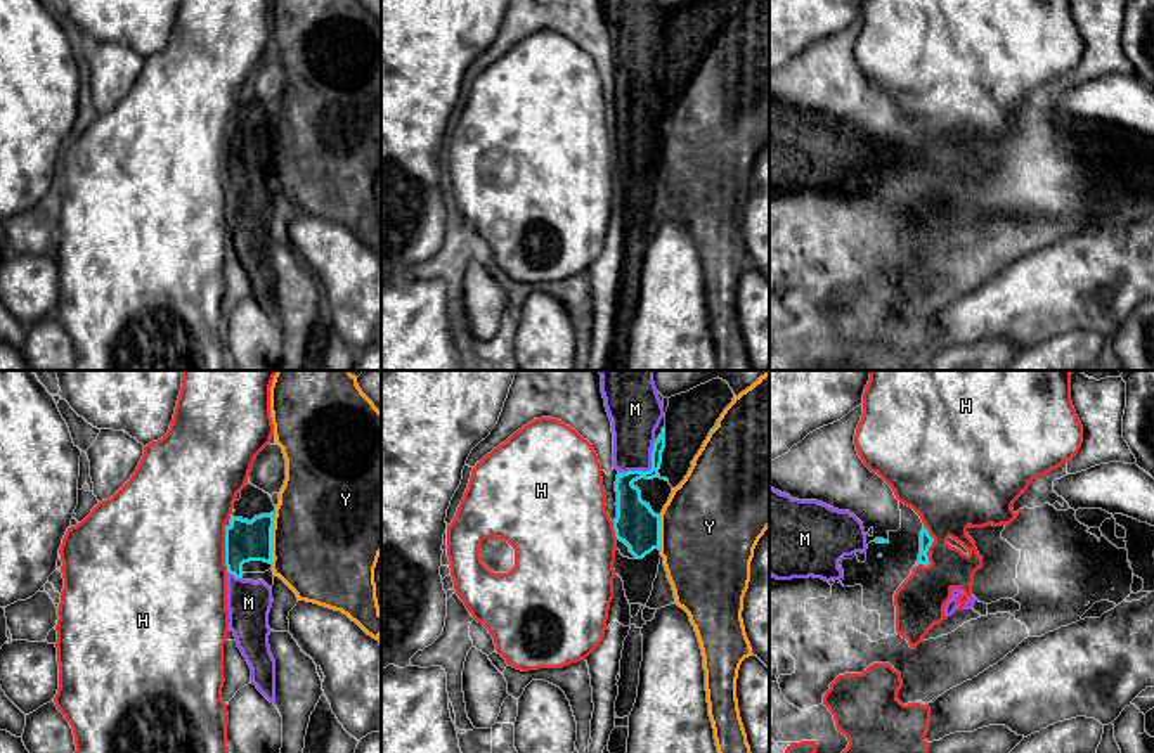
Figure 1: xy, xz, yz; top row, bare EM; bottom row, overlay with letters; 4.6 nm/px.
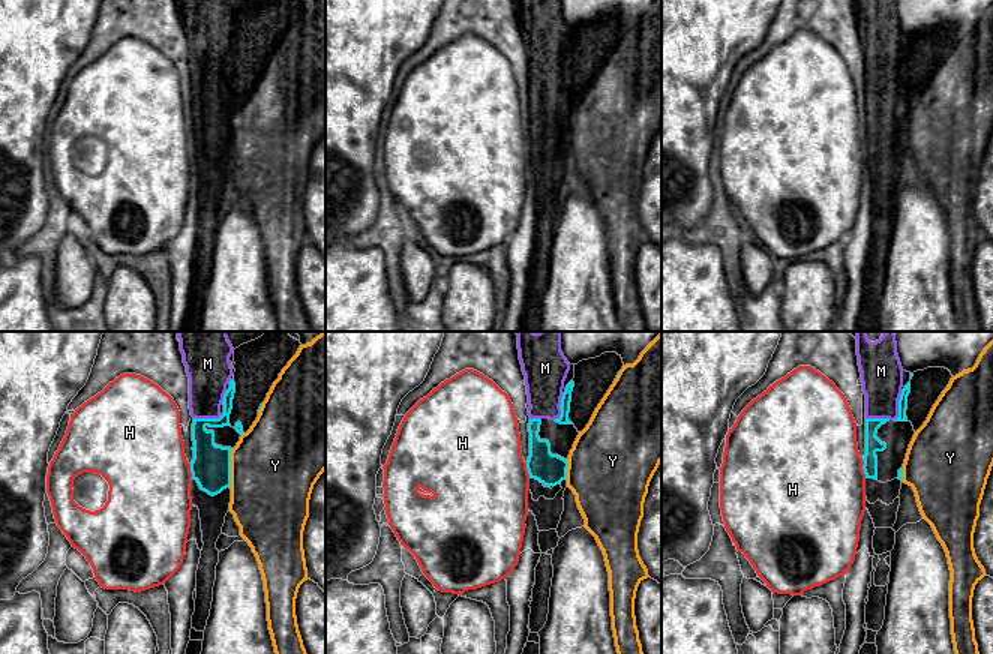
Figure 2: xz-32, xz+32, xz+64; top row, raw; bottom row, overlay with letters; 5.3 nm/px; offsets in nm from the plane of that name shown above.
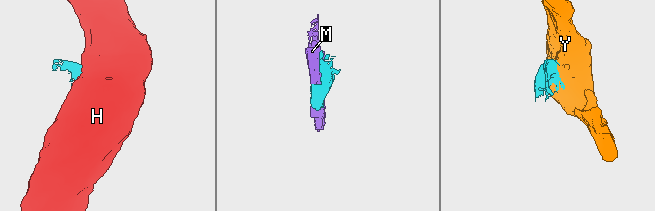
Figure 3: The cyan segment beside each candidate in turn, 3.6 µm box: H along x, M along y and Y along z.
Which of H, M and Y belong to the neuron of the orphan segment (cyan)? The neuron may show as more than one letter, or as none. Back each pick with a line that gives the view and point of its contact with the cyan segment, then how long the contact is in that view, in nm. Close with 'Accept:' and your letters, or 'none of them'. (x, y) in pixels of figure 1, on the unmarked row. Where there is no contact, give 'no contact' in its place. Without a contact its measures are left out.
M: xz (650, 82) | 200 nm
Accept: M

